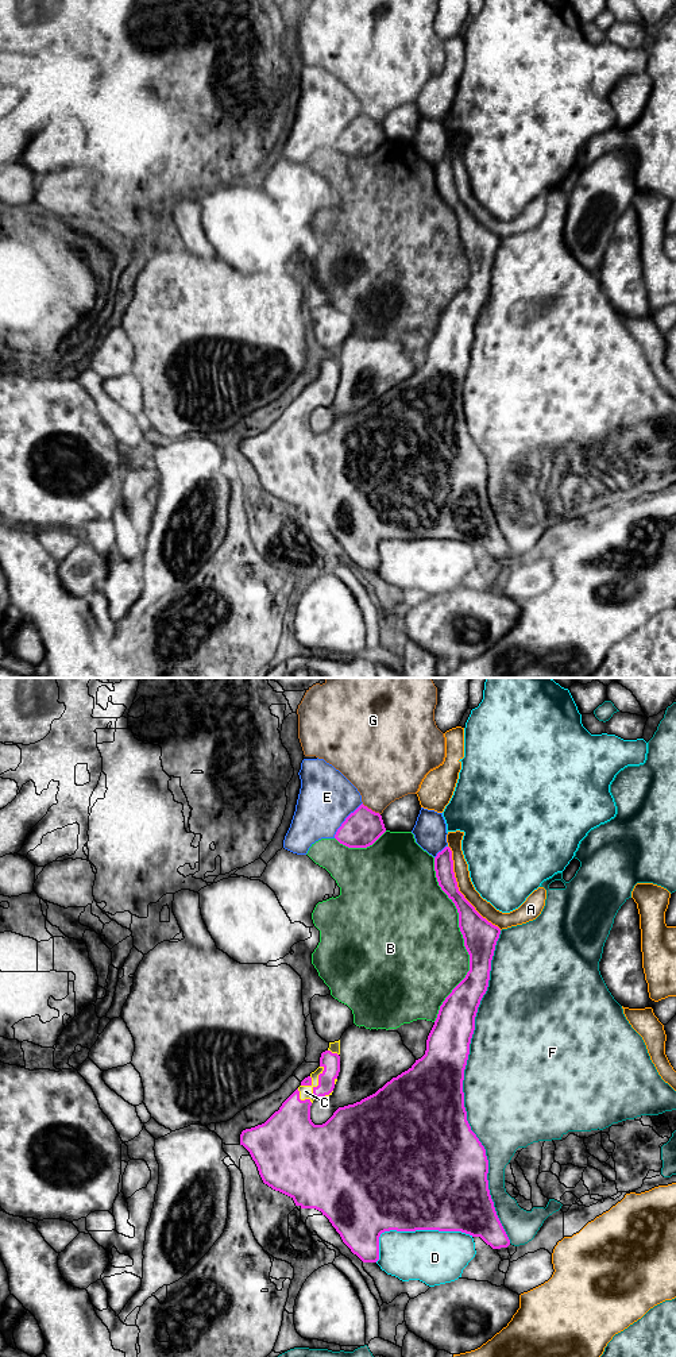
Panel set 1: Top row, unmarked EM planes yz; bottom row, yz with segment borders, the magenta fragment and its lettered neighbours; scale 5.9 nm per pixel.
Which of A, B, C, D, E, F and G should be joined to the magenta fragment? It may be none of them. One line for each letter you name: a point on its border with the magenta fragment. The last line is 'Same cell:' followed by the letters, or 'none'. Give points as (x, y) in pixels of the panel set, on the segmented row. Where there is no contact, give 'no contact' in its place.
C: contact yz (319, 1082)
Same cell: C

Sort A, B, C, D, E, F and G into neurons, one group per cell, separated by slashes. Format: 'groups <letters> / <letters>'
groups A / B / C / D / E / F / G

